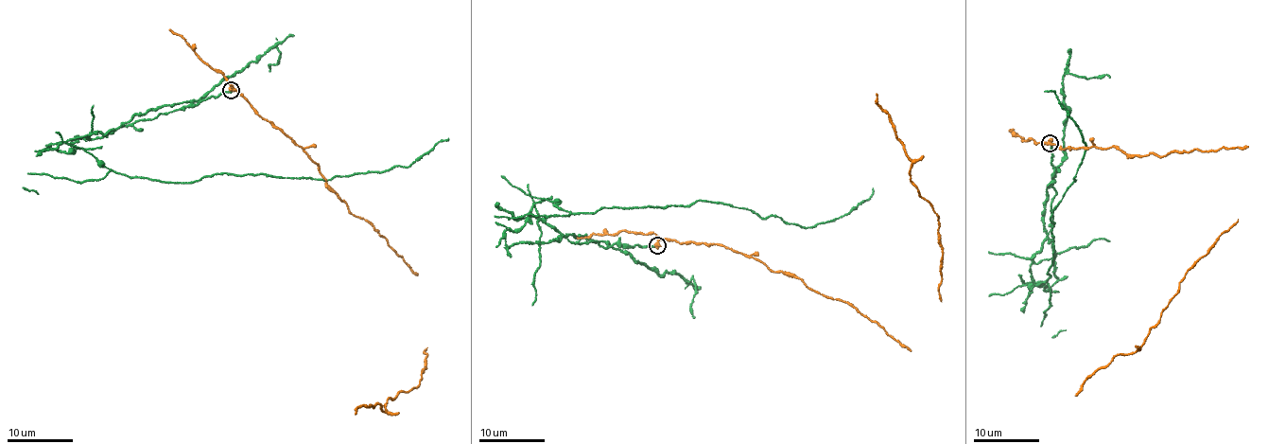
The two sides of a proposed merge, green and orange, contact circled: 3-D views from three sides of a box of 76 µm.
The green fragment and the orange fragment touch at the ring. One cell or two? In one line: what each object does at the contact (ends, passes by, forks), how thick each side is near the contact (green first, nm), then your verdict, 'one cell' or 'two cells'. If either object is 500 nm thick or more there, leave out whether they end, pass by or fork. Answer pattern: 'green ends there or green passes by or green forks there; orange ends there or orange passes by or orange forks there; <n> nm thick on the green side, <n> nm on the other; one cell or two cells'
green ends there; orange passes by; 240 nm thick on the green side, 340 nm on the other; two cells

